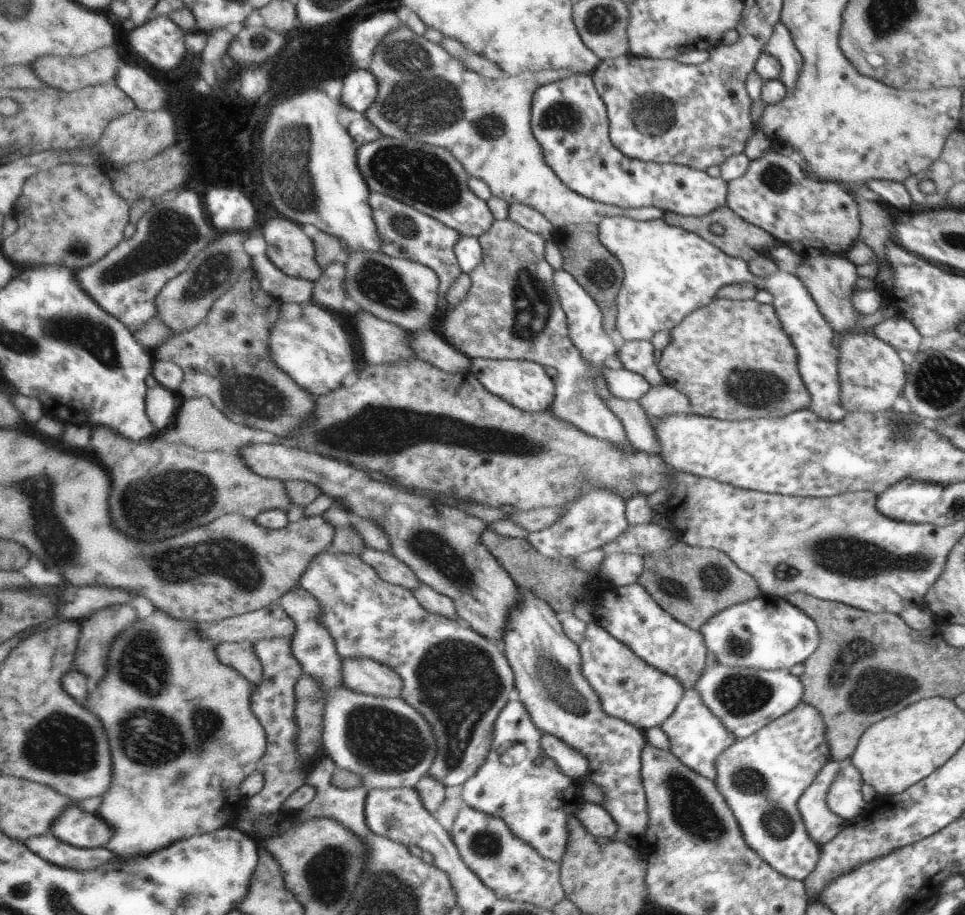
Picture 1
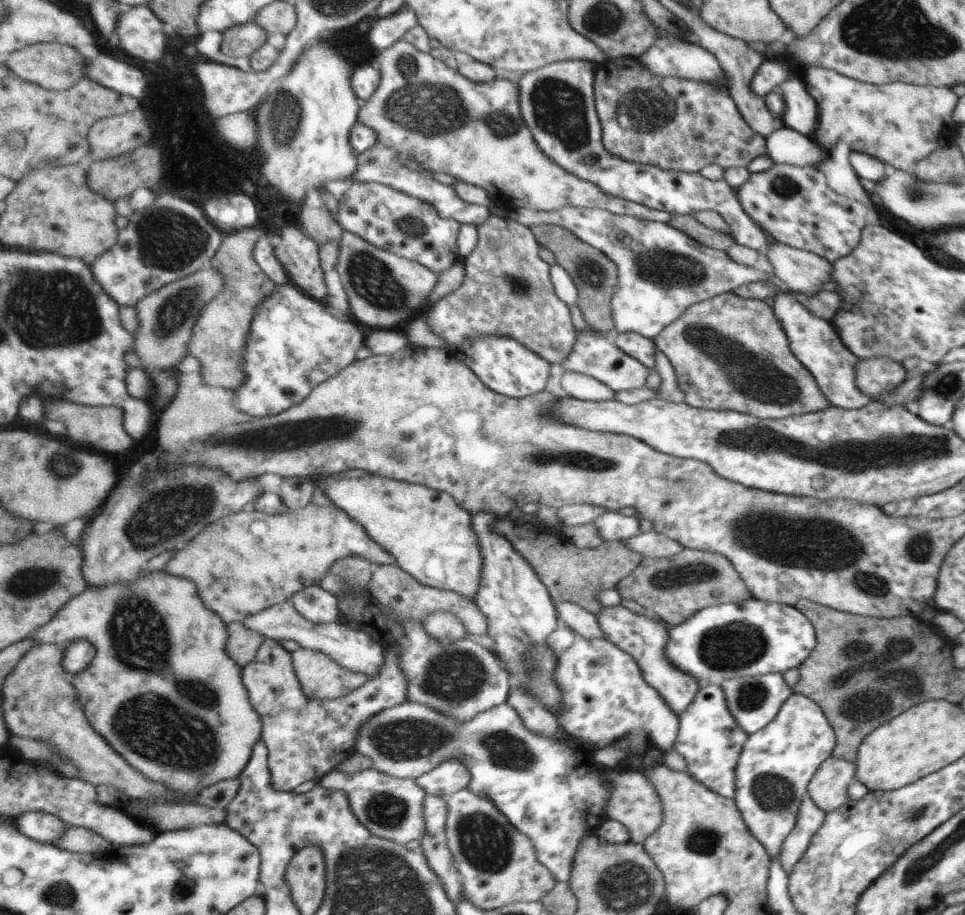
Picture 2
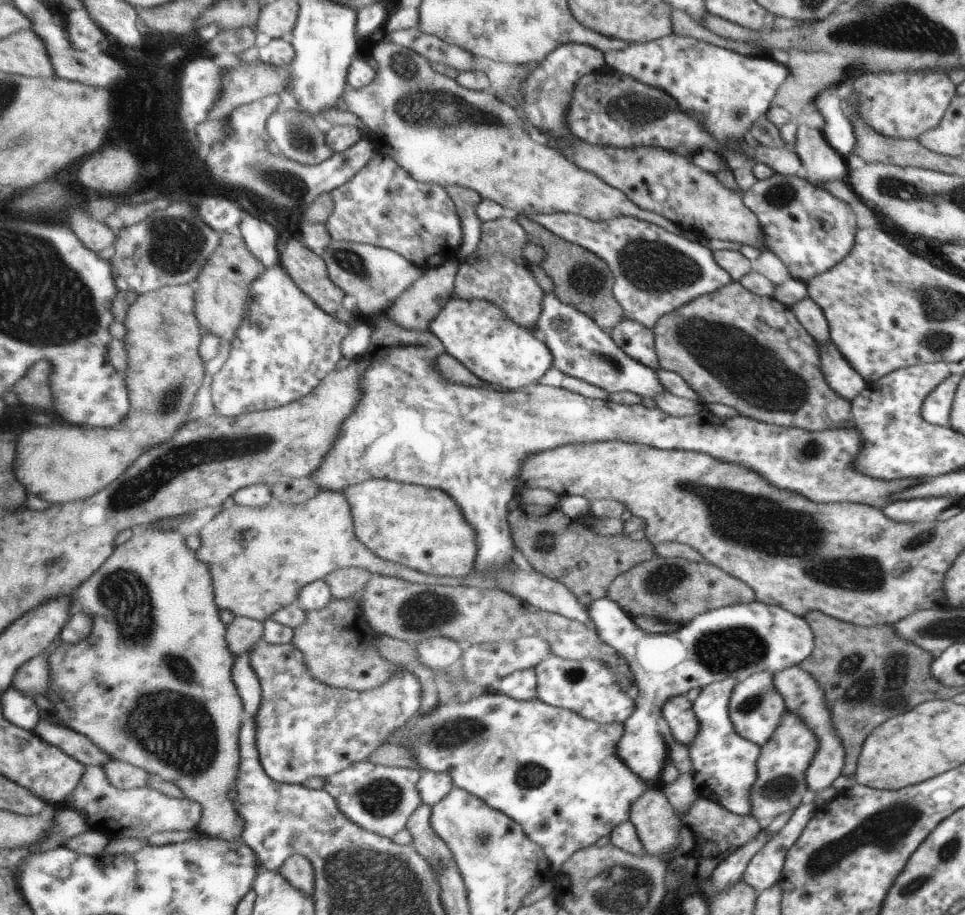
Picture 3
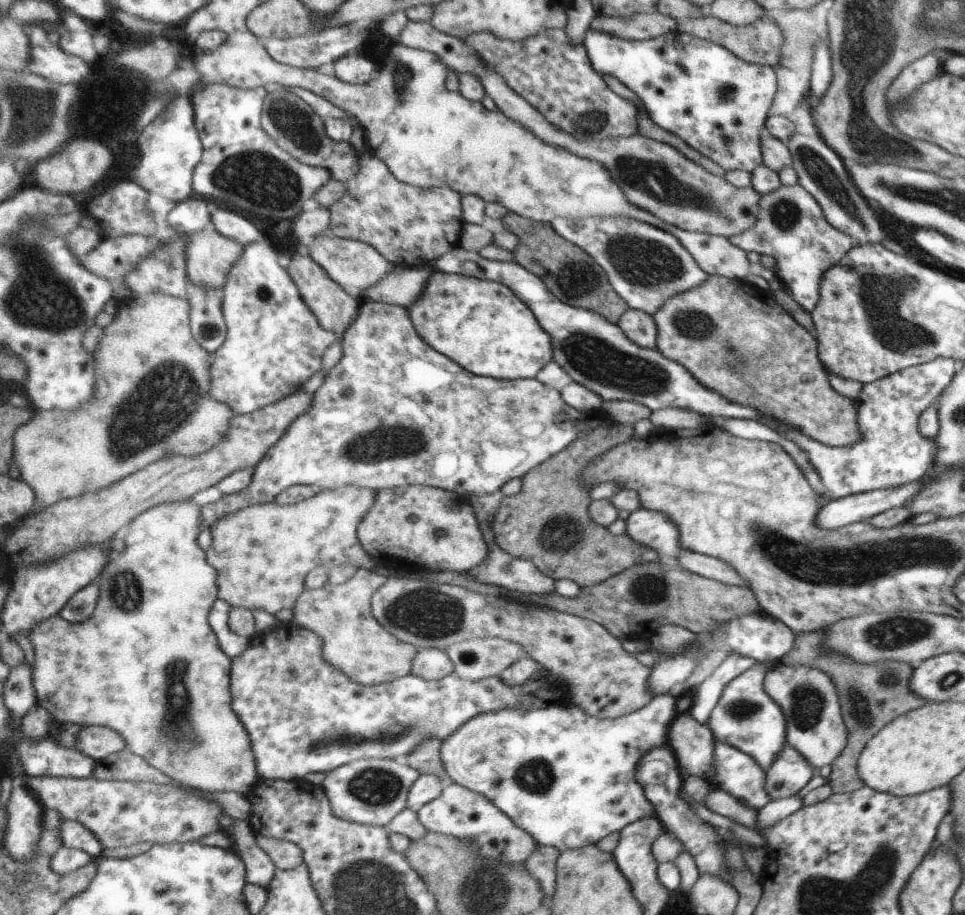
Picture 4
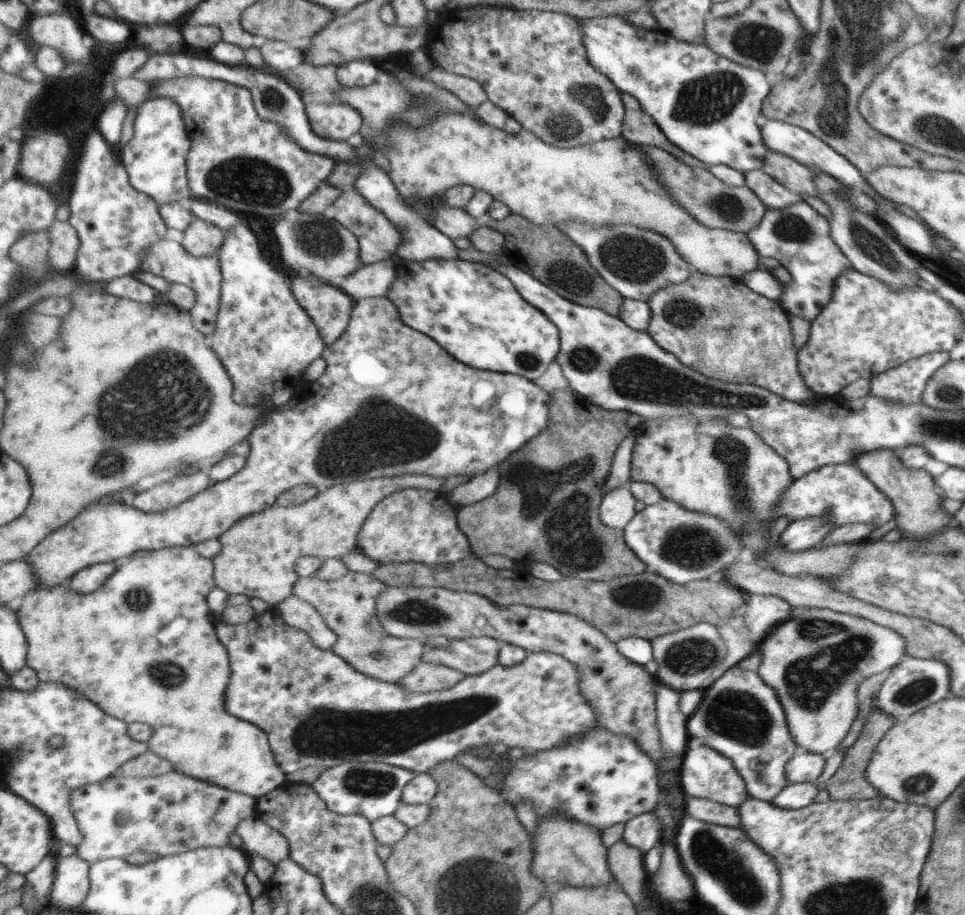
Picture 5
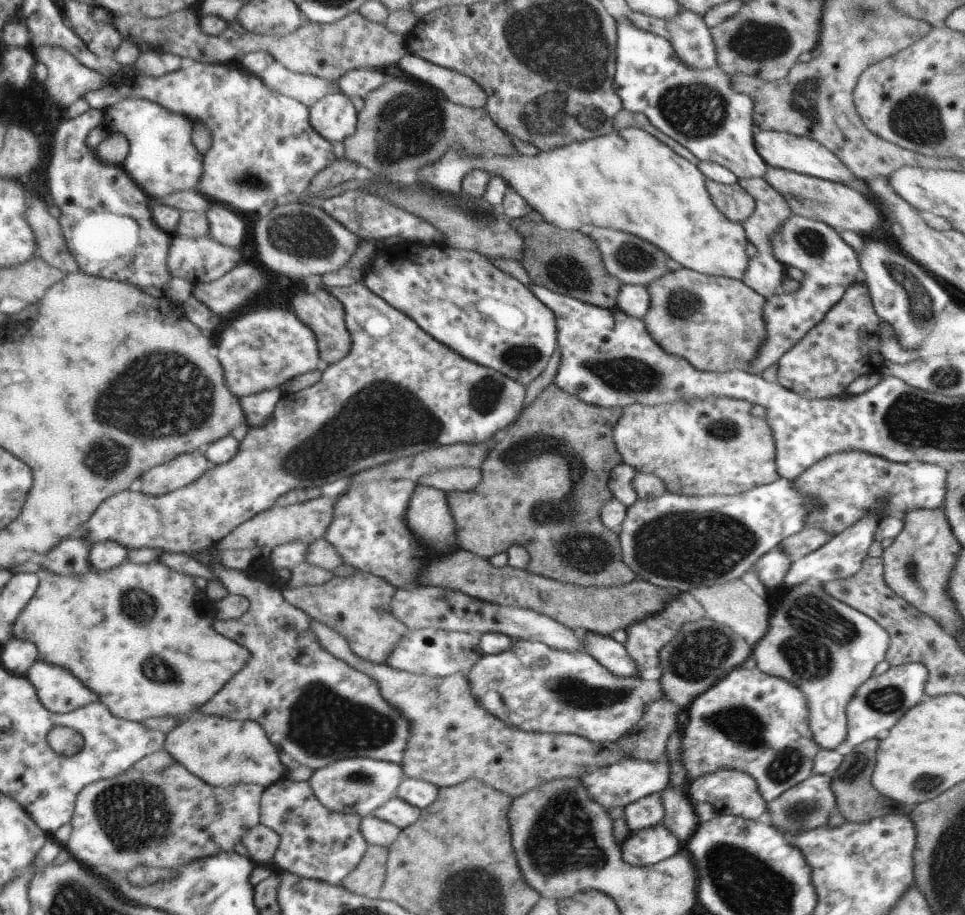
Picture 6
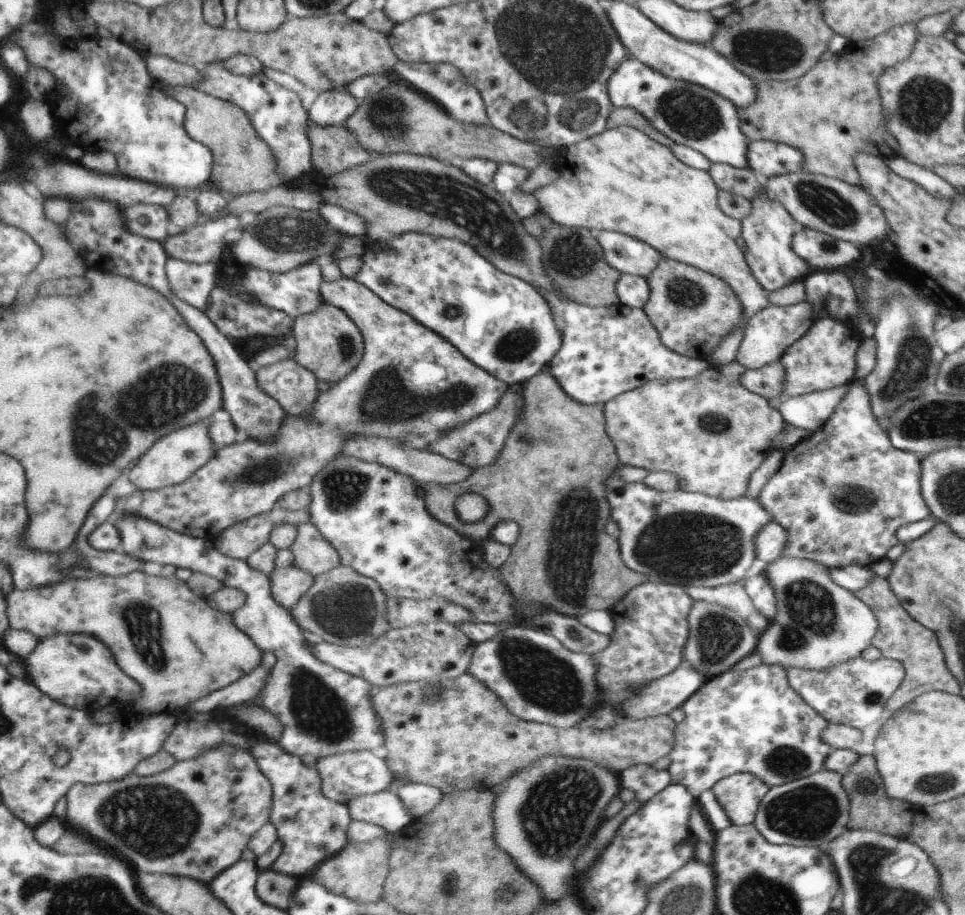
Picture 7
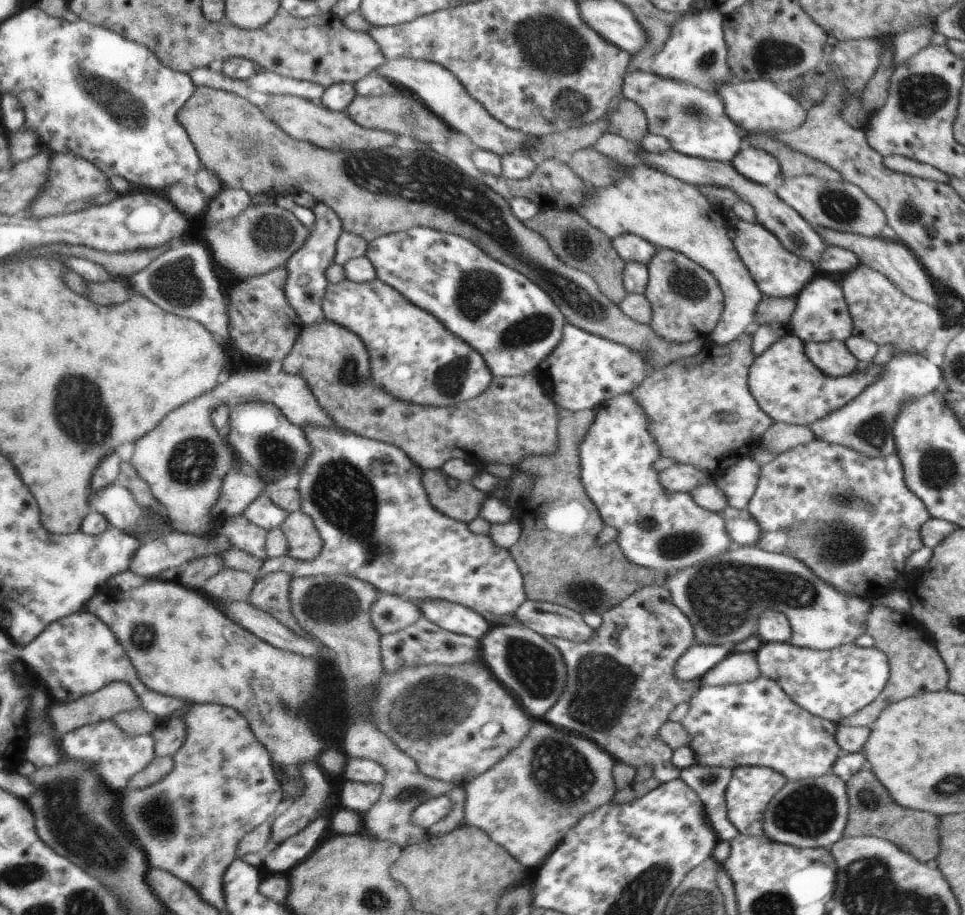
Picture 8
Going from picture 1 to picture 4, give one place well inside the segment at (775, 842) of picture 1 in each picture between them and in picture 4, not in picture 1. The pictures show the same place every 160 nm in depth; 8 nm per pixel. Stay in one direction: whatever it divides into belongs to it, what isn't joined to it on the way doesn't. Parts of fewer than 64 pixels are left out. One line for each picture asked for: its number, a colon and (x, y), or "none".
2: (775, 765)
3: (780, 786)
4: (790, 771)

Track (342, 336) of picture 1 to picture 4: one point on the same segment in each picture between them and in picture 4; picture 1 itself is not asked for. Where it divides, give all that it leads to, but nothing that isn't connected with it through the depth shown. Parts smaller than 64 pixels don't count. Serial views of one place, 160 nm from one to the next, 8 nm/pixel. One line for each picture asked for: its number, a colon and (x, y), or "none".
2: (296, 344)
3: (287, 345)
4: (274, 342)

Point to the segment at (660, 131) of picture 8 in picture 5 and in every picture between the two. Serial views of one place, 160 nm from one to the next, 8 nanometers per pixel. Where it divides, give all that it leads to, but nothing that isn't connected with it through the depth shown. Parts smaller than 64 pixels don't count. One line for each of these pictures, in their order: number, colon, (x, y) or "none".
5: (706, 105)
6: (700, 110)
7: (688, 114)

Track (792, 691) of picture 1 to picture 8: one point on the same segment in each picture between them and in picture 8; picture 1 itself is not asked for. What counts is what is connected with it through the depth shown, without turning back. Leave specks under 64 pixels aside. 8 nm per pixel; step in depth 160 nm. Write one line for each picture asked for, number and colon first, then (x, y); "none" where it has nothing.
2: (753, 702)
3: (755, 708)
4: (745, 716)
5: (740, 716)
6: (748, 721)
7: (751, 721)
8: (750, 724)

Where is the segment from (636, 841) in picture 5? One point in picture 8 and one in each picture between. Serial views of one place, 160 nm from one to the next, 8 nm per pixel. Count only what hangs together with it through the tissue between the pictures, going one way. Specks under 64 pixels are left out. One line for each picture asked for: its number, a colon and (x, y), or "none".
6: (649, 812)
7: (644, 780)
8: (620, 684)

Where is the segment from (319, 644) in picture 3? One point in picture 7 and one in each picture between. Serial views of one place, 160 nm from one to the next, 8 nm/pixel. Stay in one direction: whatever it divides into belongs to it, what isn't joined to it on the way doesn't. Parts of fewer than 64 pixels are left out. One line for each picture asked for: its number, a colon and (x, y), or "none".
4: (341, 614)
5: (349, 605)
6: (360, 607)
7: (343, 607)

